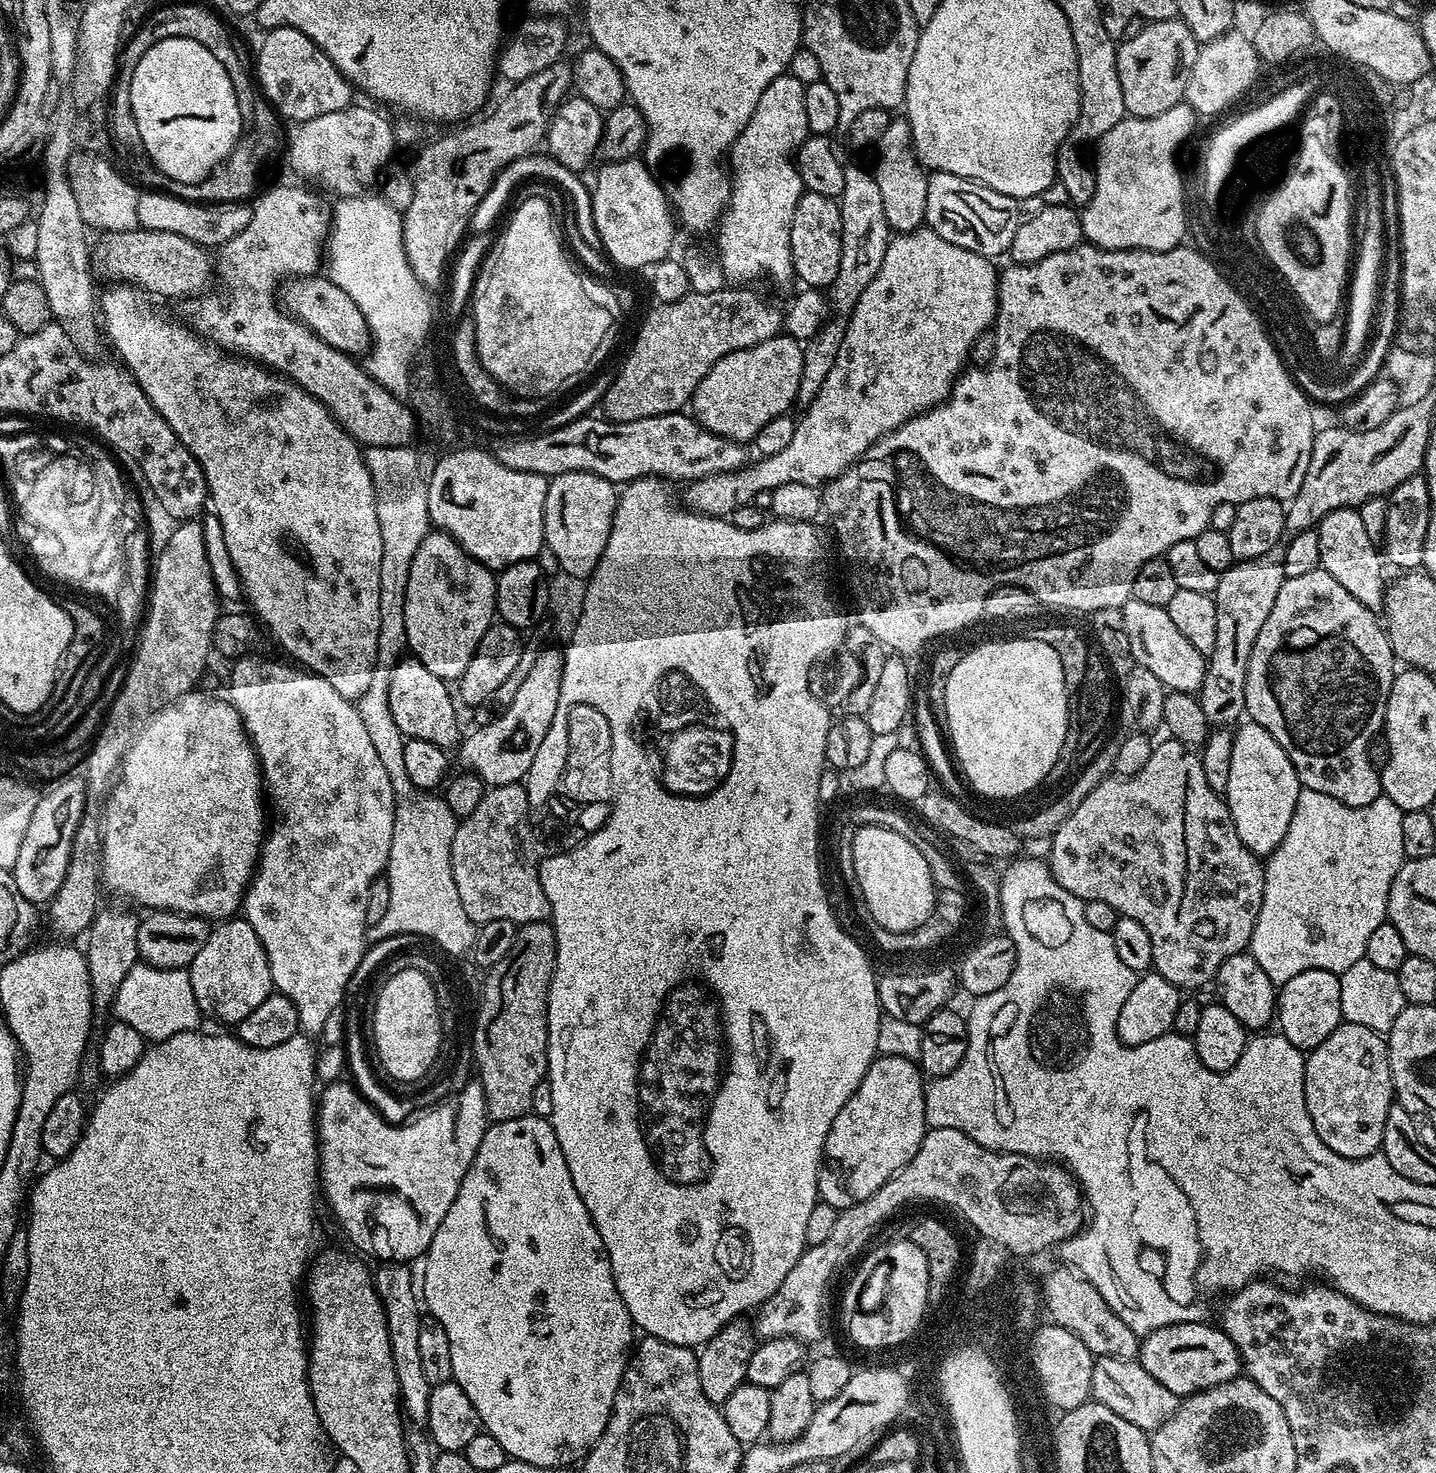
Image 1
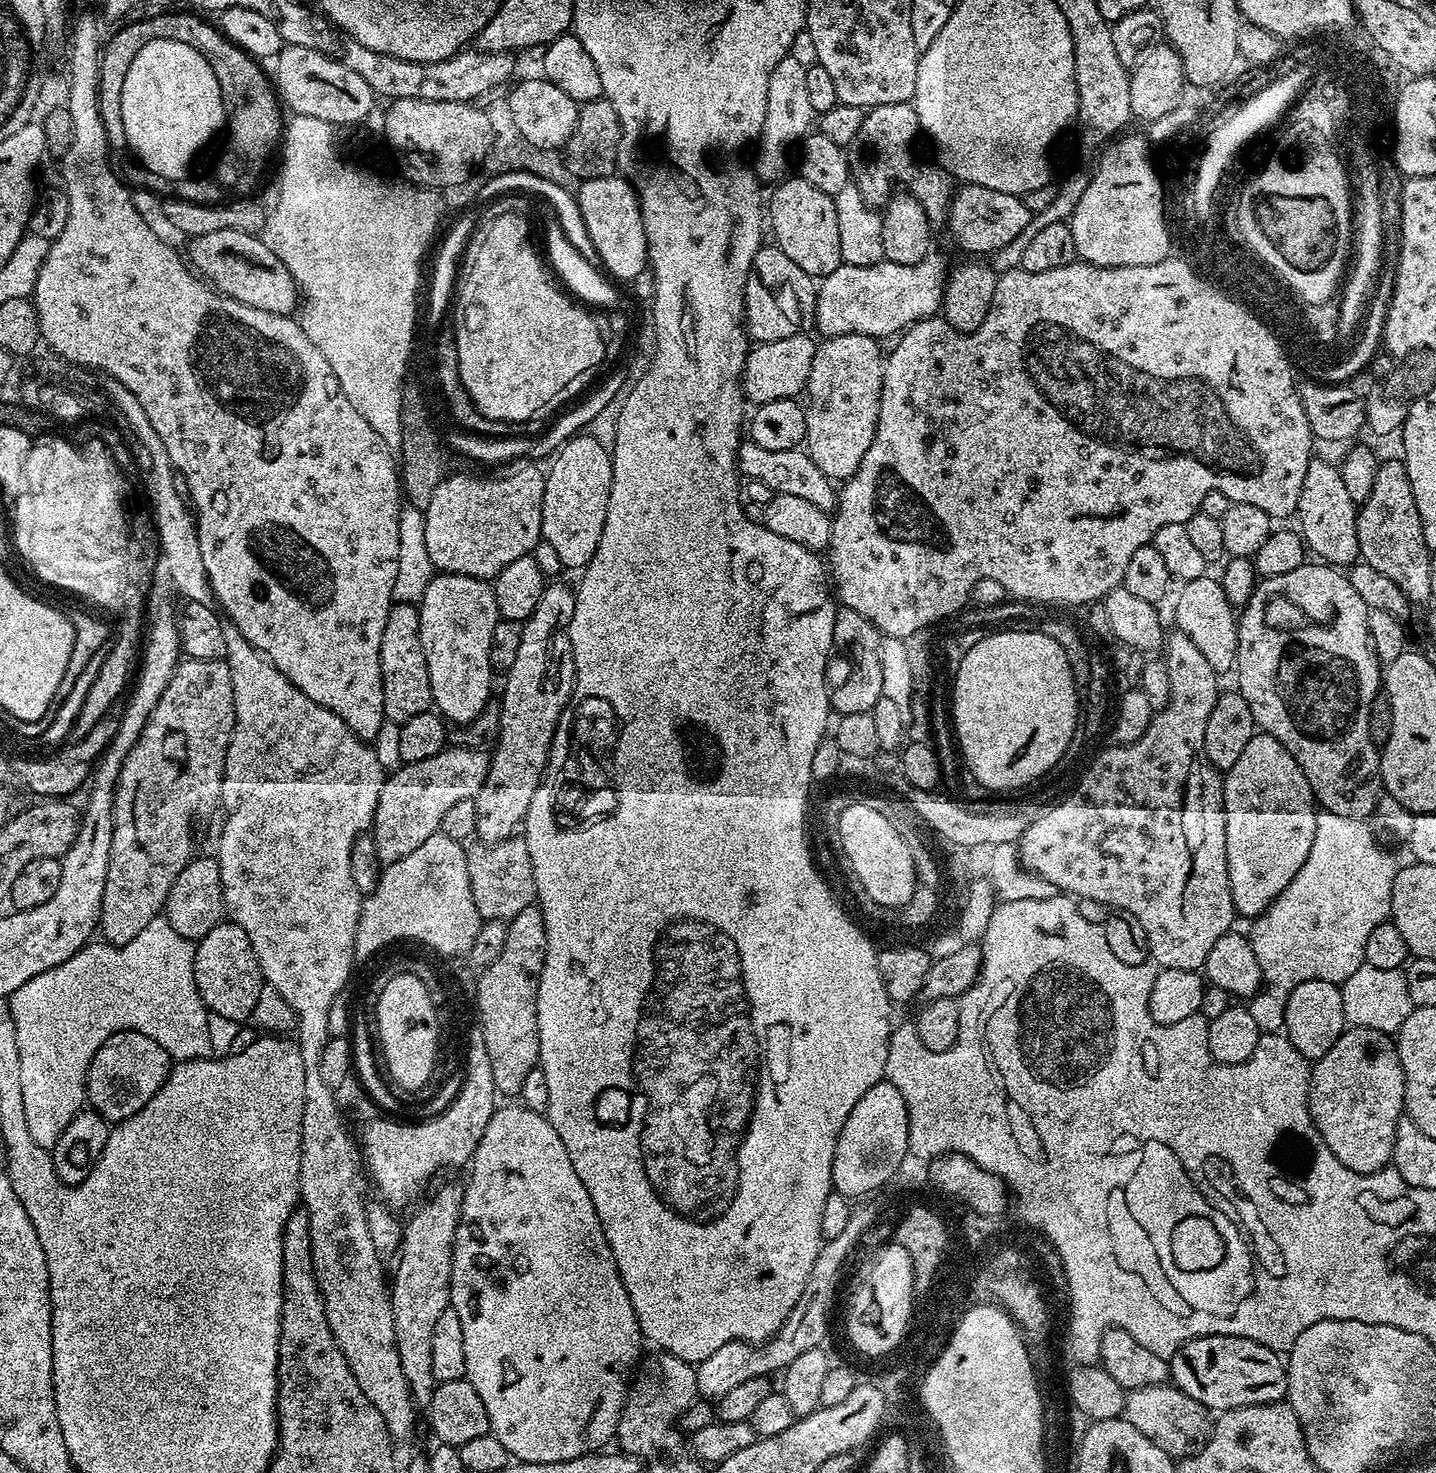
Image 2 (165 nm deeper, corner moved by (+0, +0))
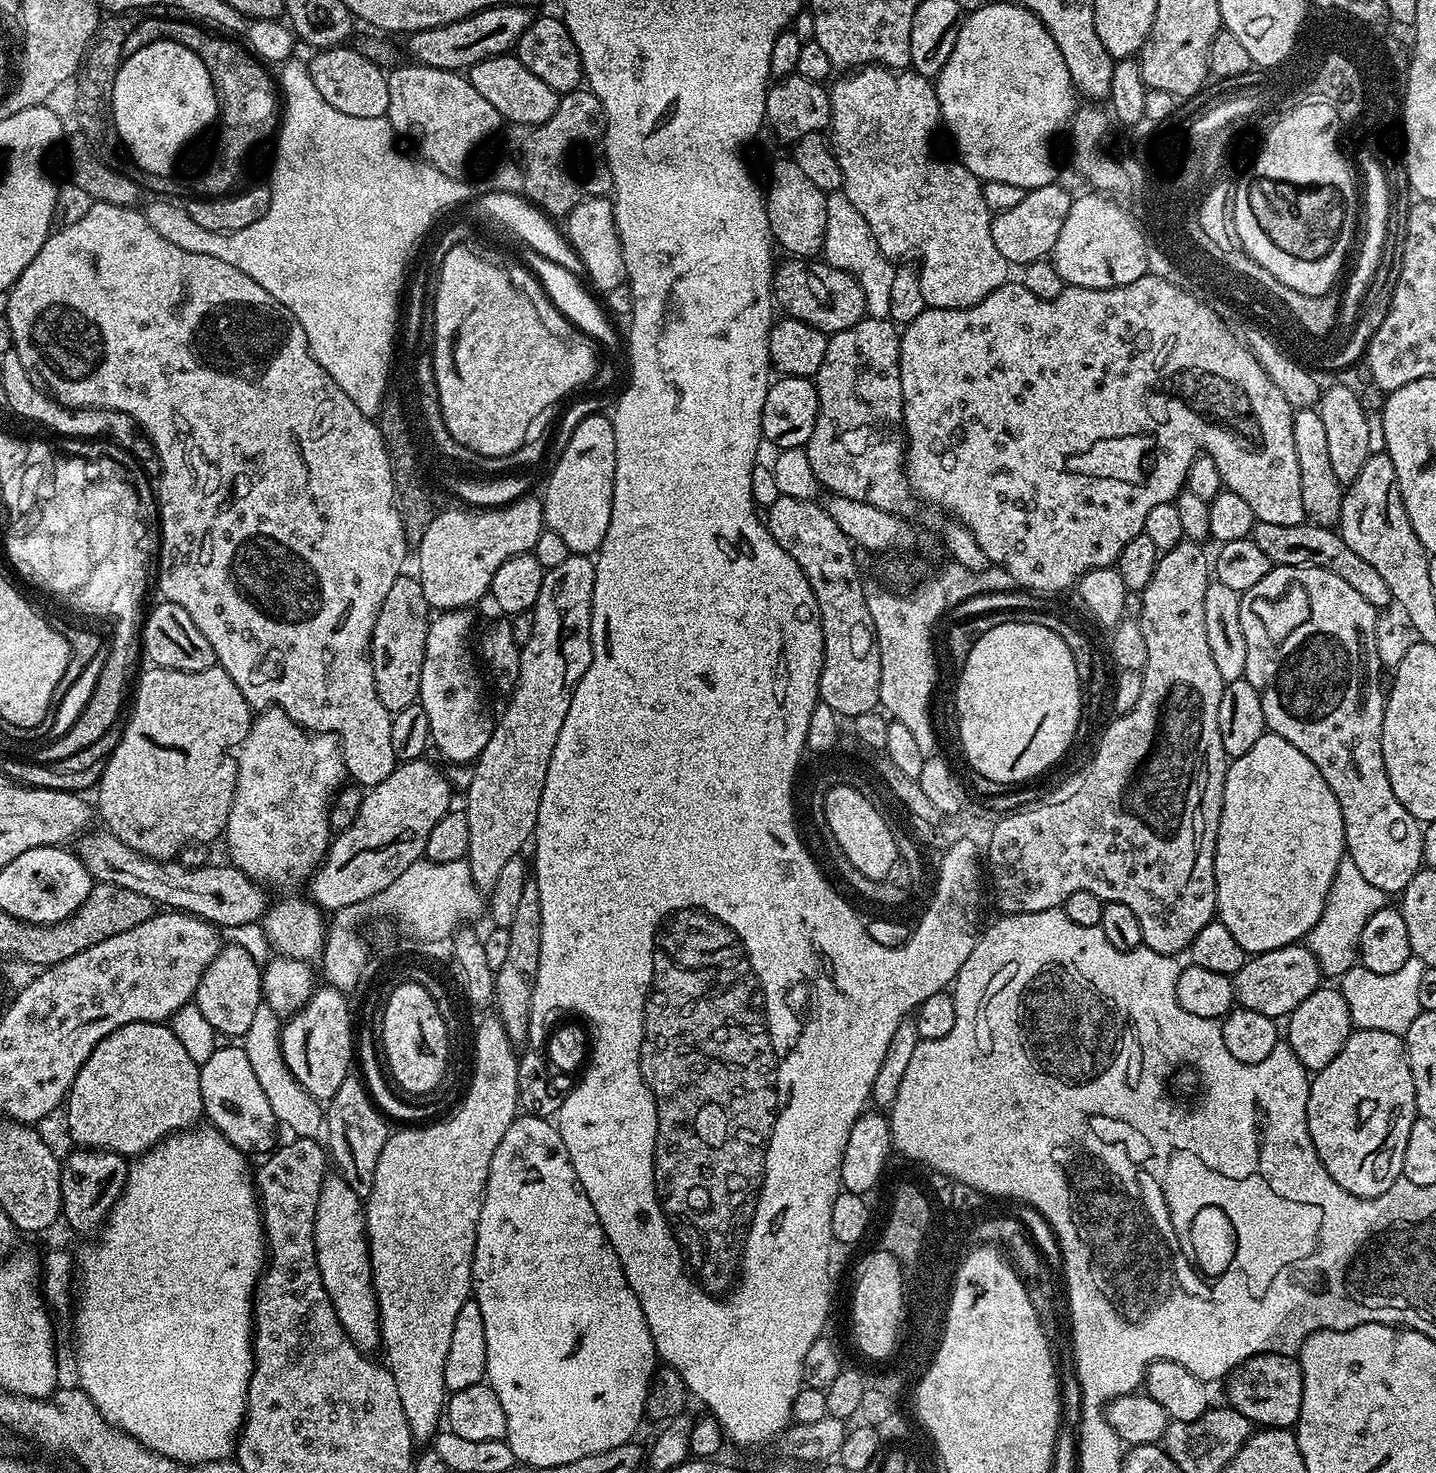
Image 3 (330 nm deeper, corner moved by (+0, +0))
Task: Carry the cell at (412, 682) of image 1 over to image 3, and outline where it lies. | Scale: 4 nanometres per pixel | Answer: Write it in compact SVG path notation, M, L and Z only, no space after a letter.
M400 575L394 586L390 586L386 602L382 602L382 610L378 610L372 635L374 686L378 690L378 698L382 698L382 706L386 706L386 710L393 714L406 710L406 706L420 699L422 662L426 654L426 634L430 623L426 594L422 594L419 579L415 575L408 575Z

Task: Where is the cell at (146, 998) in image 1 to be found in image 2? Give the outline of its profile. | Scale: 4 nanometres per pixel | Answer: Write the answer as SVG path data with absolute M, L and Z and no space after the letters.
M158 915L152 919L150 926L146 926L146 930L142 930L142 934L138 934L138 938L134 938L126 946L116 948L107 942L96 943L89 942L85 944L82 951L75 952L70 959L62 962L62 966L54 966L54 970L46 970L46 974L38 974L38 978L30 978L30 982L26 982L26 986L18 986L18 990L10 998L14 1030L18 1038L18 1062L22 1066L22 1106L26 1110L26 1130L28 1131L28 1138L33 1140L39 1148L49 1150L53 1148L58 1142L62 1130L66 1130L66 1126L70 1126L73 1118L85 1107L90 1062L94 1058L94 1054L98 1054L98 1050L102 1046L102 1042L106 1042L106 1038L110 1038L119 1032L134 1031L138 1034L146 1034L146 1038L154 1038L154 1042L158 1042L158 1046L165 1048L169 1057L176 1062L182 1060L207 1060L213 1055L212 1028L208 1025L210 1013L205 1008L204 1000L198 994L194 982L196 944L193 941L182 938L182 934L178 934L178 930L174 930L174 926L170 926L170 922L165 920L163 915Z

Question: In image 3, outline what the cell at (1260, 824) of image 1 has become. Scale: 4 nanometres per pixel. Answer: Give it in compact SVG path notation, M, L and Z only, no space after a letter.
M1265 731L1262 738L1258 738L1258 742L1254 742L1254 746L1250 746L1250 750L1246 750L1246 754L1235 757L1229 763L1228 773L1226 774L1226 782L1224 783L1224 801L1222 802L1222 814L1220 815L1220 825L1218 826L1218 838L1216 839L1216 853L1214 854L1214 878L1216 879L1216 916L1226 926L1226 930L1230 930L1230 934L1234 934L1234 942L1238 942L1238 946L1242 946L1242 950L1246 954L1255 954L1257 952L1269 952L1270 950L1278 950L1287 944L1295 944L1303 941L1308 935L1308 931L1315 926L1318 918L1322 916L1322 910L1326 906L1326 898L1330 894L1330 886L1334 882L1334 874L1338 870L1341 860L1345 859L1346 849L1344 847L1344 823L1342 822L1342 810L1338 806L1338 798L1334 798L1334 790L1330 790L1330 786L1326 786L1326 778L1322 778L1322 774L1318 774L1318 766L1314 766L1314 762L1310 762L1310 758L1306 758L1306 754L1302 754L1302 750L1298 750L1298 746L1290 746L1290 742L1286 742L1286 738L1282 738L1278 734Z

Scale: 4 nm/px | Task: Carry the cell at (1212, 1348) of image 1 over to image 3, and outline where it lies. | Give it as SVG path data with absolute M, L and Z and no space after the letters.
M1263 1352L1252 1356L1249 1360L1242 1362L1240 1367L1227 1377L1227 1384L1227 1403L1253 1425L1291 1429L1298 1422L1298 1414L1302 1410L1302 1370L1296 1356L1284 1356L1280 1352Z

